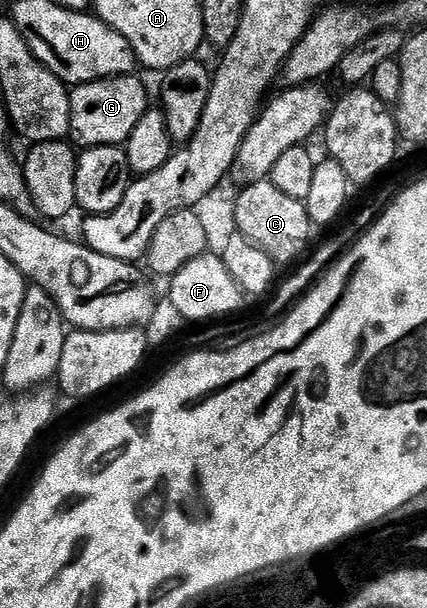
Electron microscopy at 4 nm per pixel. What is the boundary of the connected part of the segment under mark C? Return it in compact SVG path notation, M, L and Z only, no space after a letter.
M266 178L246 184L236 193L235 218L237 230L245 235L252 244L257 244L278 265L289 264L296 256L306 255L305 247L309 244L309 235L315 231L315 225L305 209L304 200L296 200L283 194L272 179Z

